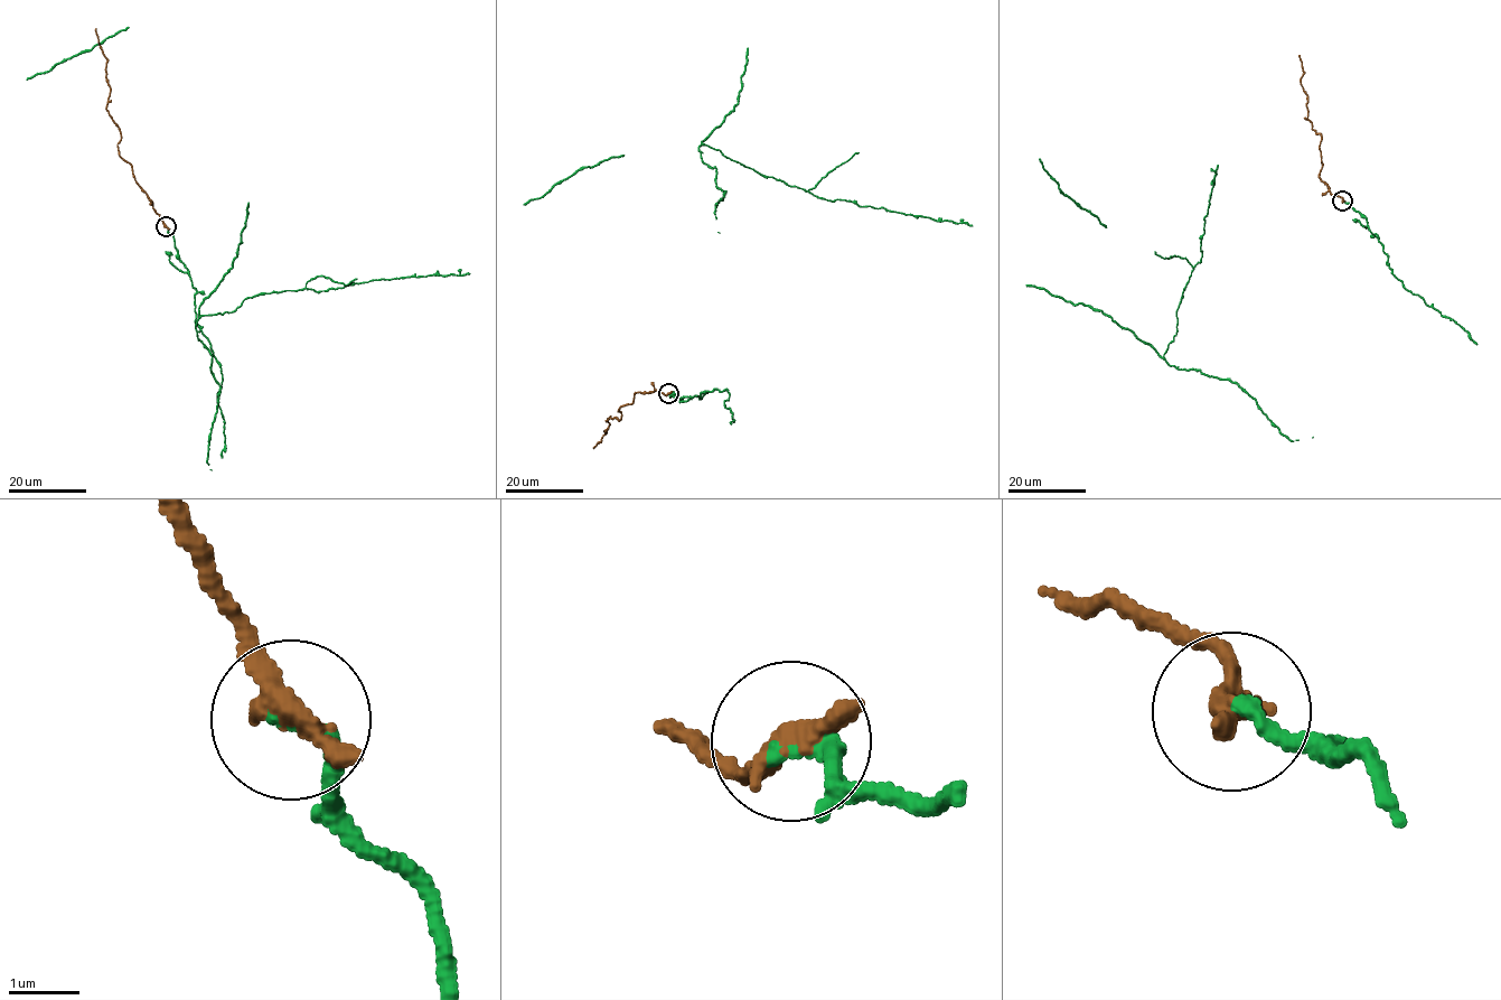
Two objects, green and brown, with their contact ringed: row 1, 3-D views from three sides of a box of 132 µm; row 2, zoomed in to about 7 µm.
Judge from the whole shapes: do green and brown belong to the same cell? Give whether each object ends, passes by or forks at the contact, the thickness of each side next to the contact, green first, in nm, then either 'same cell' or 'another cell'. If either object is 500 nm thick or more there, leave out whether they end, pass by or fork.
green ends there; brown ends there; 240 nm thick on the green side, 440 nm on the other; another cell

